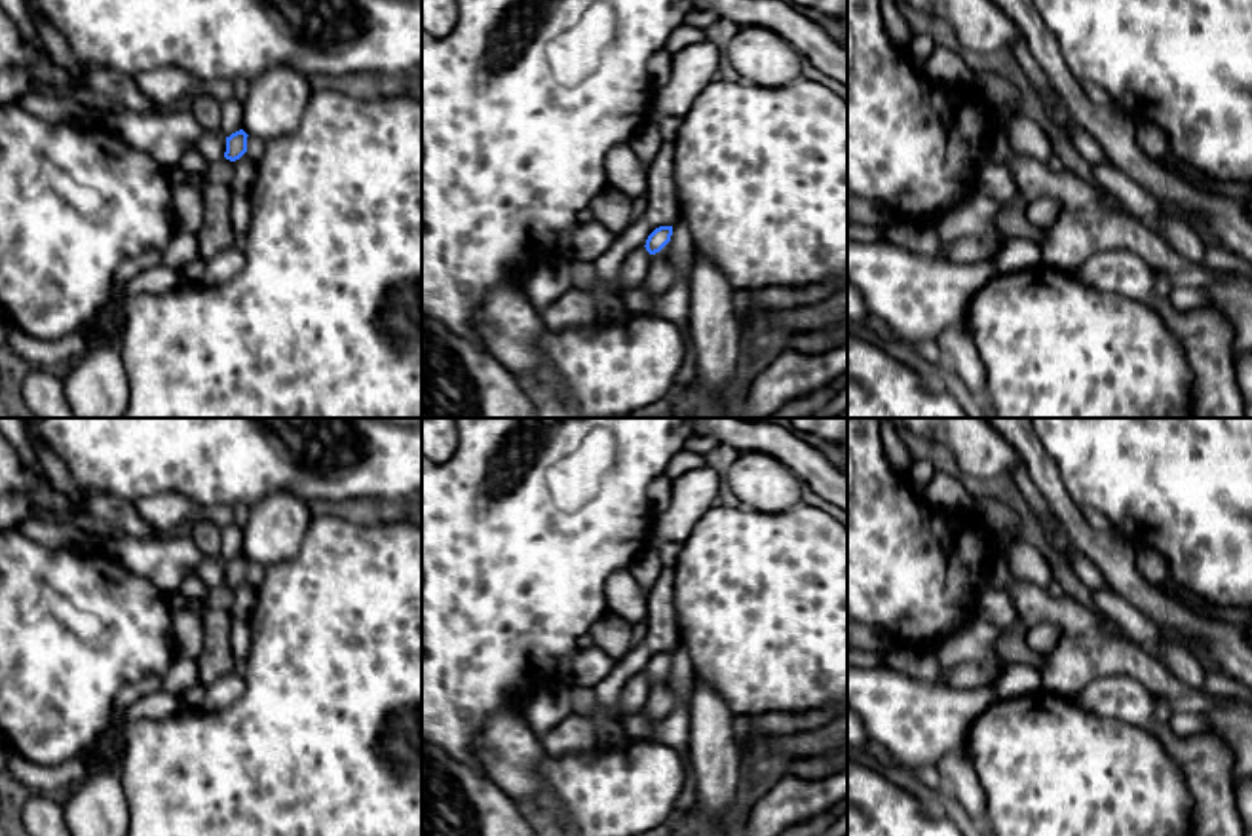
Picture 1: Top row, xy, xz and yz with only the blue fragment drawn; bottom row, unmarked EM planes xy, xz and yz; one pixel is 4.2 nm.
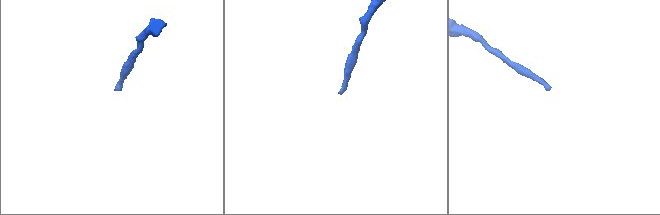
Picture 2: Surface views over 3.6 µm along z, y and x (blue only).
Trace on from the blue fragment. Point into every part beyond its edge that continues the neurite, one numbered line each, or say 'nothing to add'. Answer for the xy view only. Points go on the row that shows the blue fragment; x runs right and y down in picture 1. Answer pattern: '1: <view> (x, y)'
nothing to add

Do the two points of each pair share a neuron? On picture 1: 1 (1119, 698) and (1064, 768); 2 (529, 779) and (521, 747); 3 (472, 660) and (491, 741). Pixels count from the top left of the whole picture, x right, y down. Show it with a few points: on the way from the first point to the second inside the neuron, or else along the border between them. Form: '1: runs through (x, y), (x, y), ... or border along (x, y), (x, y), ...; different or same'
1: border along (1074, 700), (1095, 713), (1129, 721), (1146, 732); different
2: runs through (521, 772), (521, 755); same
3: border along (521, 715), (496, 711), (485, 722), (481, 764); different

